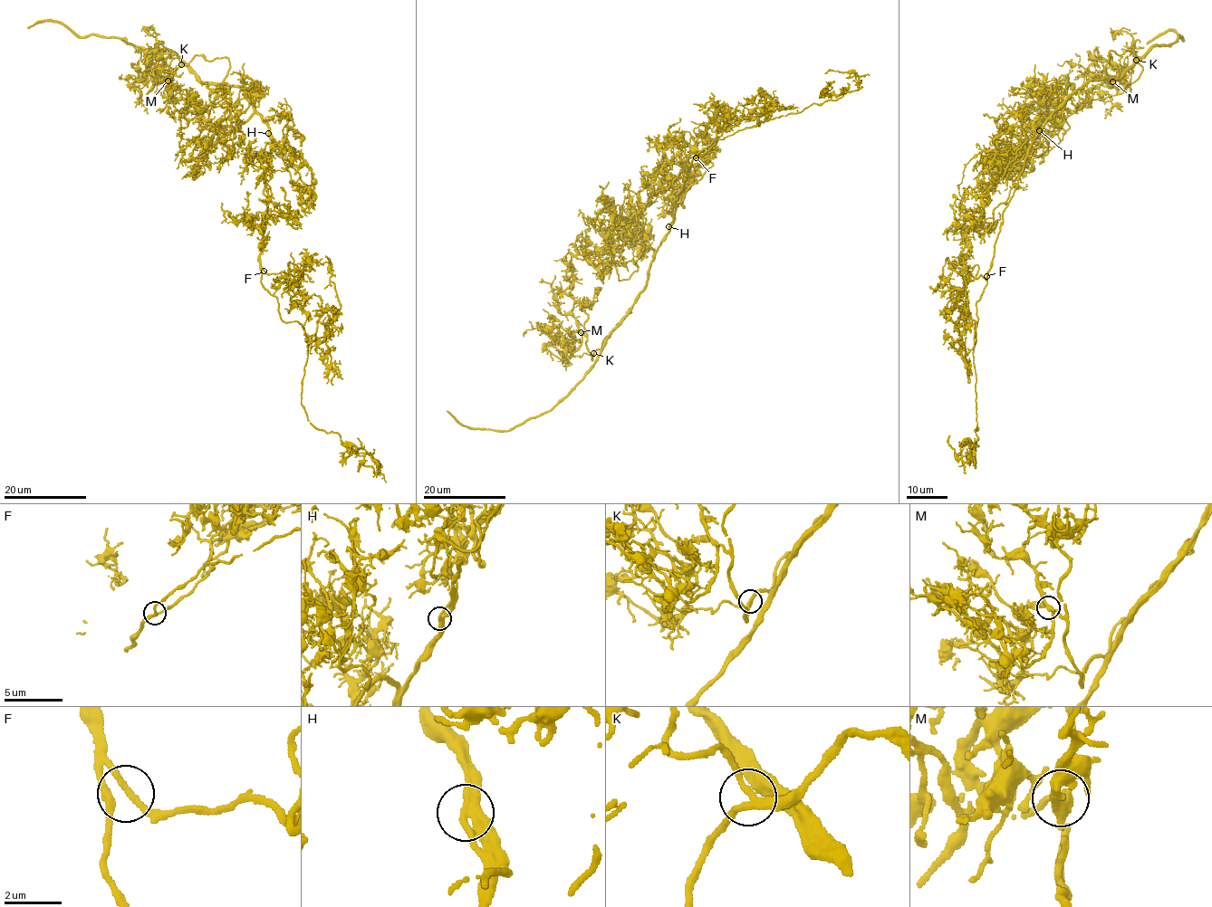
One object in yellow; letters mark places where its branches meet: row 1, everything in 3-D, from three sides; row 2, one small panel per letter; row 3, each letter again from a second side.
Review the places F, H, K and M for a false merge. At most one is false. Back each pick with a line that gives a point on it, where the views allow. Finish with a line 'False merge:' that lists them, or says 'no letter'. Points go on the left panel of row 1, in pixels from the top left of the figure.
False merge: no letter

